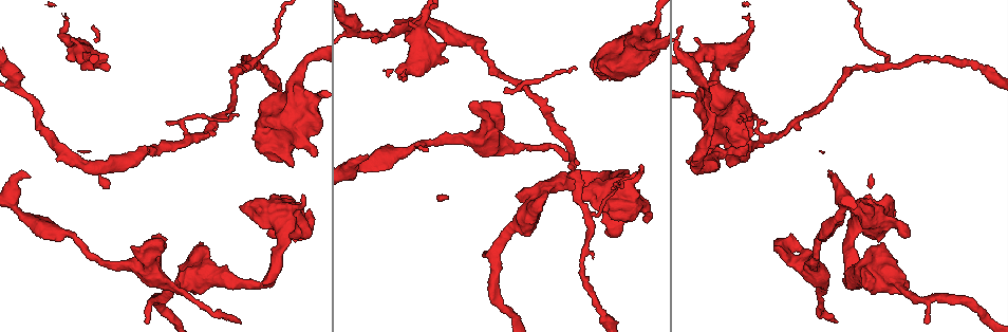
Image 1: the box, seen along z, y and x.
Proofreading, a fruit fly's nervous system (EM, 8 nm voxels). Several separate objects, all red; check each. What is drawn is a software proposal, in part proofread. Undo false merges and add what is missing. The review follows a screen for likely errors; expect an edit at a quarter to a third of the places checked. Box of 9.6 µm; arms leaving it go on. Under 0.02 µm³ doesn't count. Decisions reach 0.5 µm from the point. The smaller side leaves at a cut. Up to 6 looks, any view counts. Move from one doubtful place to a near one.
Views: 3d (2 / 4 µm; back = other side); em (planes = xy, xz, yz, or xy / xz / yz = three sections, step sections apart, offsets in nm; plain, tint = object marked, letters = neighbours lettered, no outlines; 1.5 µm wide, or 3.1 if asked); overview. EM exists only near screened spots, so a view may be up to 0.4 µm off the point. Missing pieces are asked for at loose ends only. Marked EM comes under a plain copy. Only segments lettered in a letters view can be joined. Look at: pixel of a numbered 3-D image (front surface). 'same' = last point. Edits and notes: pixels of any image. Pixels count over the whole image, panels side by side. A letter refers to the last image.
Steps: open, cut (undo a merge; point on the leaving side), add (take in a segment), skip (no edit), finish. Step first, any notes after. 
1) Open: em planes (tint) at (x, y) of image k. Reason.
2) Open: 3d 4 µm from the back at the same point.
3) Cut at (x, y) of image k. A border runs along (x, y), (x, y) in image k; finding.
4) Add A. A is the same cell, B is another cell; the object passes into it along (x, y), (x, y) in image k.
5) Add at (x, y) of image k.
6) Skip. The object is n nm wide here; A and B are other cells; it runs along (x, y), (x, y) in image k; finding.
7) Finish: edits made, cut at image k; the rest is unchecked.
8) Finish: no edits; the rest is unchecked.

Open: em planes (letters) at (587, 217) of image 1.

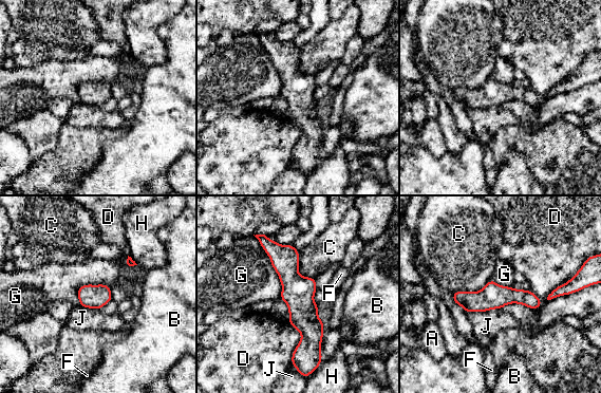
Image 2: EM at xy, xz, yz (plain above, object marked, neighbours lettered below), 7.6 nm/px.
Skip. The longest contact is with G, 500 nm; A, B, C, D, F, G, H and J are other cells; it runs along (267, 242), (306, 321), (294, 360) in image 2; continuous, no second neuron.

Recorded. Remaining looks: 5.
Open: 3d 2 µm from the back at (905, 289) of image 1. Calibre changes.

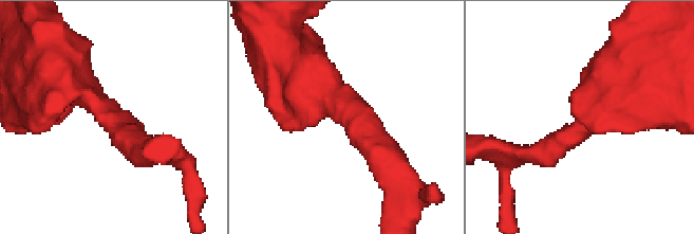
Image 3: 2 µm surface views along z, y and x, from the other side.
Open: em planes (letters) at (111, 119) of image 3. The arms are 200, 500 nm wide.

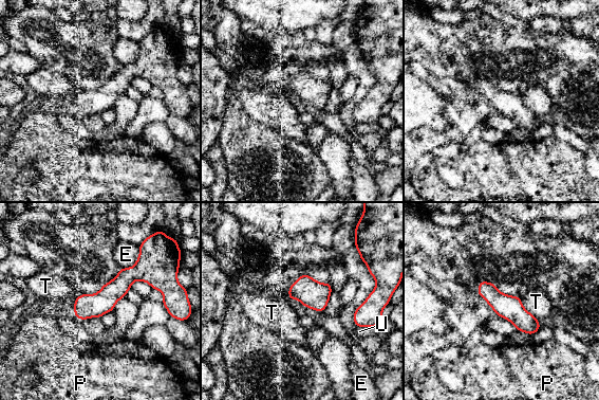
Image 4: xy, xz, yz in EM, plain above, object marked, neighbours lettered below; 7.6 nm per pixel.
Skip. E, P, T and U are other cells; a border runs along (518, 295), (522, 305), (538, 320) in image 4; all the same neuron.

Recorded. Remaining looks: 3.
Open: em planes (letters) at (167, 122) of image 1. Free end.

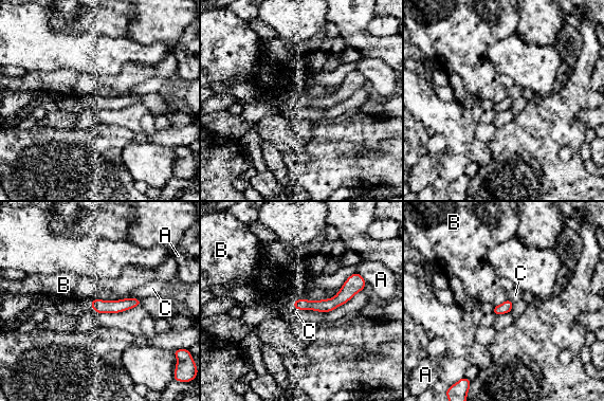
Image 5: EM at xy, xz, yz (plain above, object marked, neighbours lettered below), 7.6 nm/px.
Skip. The object is 90 nm wide here; A, B and C are other cells; it runs along (361, 280), (332, 304), (296, 305) in image 5; none of them fits.

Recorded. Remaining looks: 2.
Finish: no edits; the rest is unchecked.

